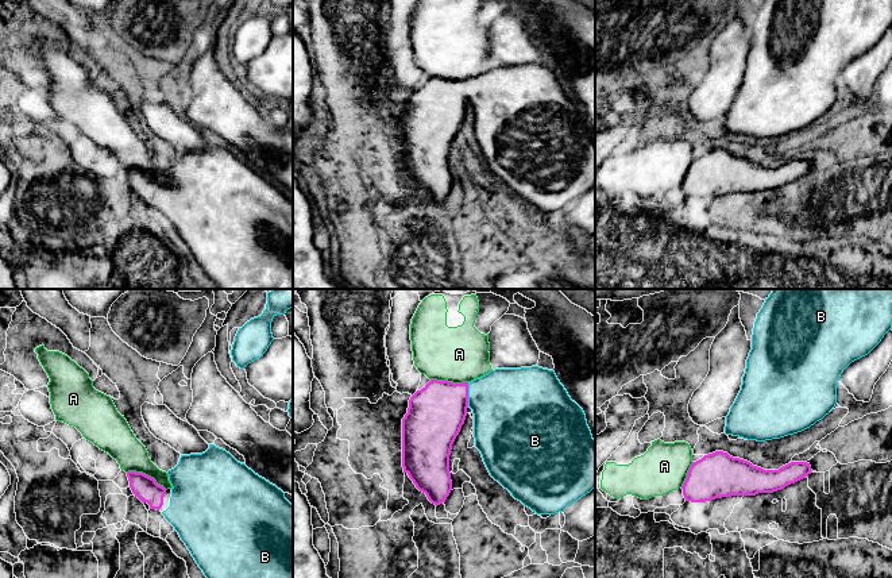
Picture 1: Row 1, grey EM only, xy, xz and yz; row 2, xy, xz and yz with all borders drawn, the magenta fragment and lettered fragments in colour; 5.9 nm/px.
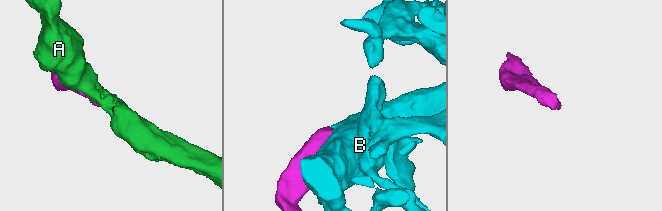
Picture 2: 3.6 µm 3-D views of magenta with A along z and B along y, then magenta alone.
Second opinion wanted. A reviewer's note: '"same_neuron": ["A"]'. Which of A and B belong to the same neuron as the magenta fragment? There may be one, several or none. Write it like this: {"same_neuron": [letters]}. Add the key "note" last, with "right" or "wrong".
{"same_neuron": ["B"], "note": "wrong"}

